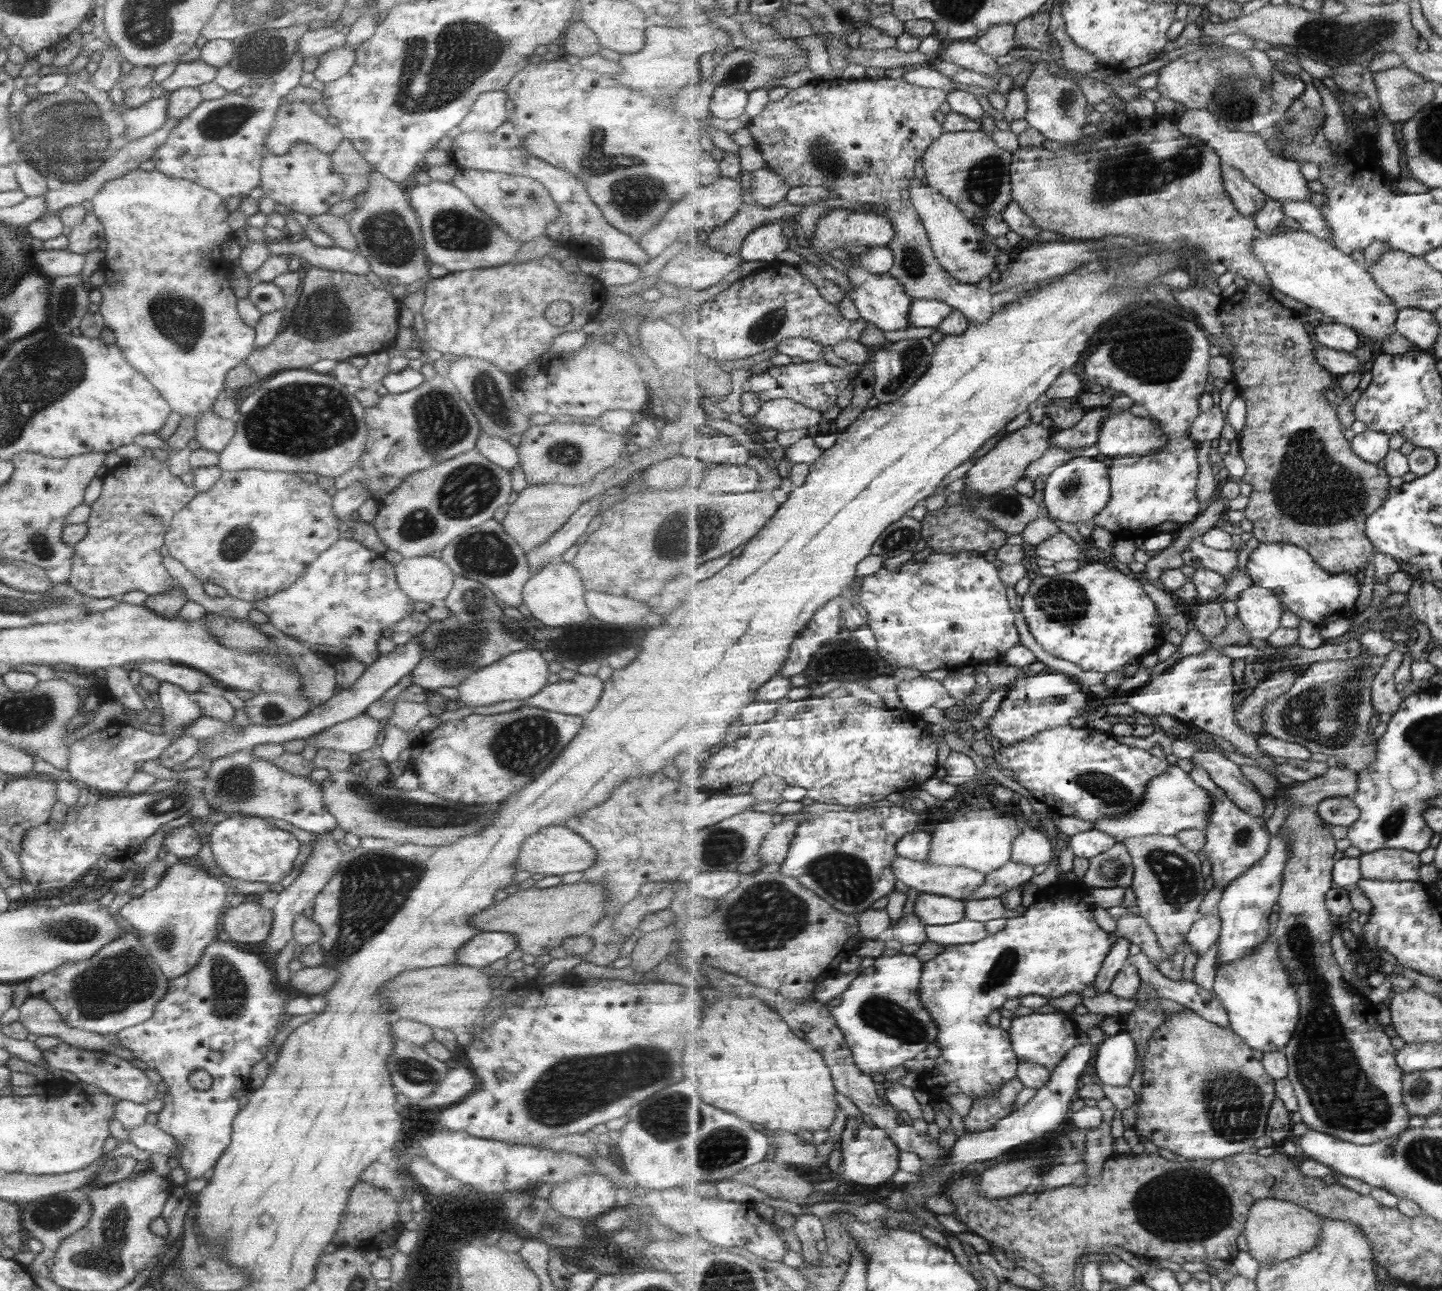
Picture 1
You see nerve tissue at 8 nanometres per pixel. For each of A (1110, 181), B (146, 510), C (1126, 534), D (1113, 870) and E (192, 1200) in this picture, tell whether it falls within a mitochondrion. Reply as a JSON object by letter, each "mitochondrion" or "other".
{"A":"mitochondrion","B":"mitochondrion","C":"other","D":"mitochondrion","E":"other"}

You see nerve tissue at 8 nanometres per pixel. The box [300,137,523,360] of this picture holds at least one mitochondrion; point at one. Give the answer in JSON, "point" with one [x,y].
{"point":[387,235]}

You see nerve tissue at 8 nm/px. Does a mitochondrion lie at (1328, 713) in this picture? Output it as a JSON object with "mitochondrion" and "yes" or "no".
{"mitochondrion":"yes"}

